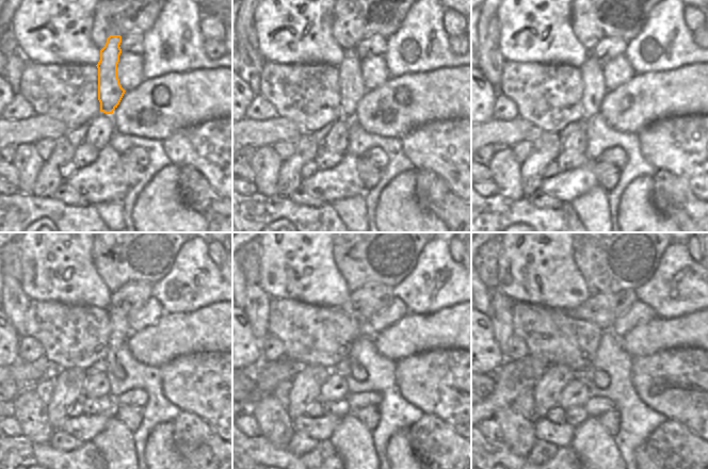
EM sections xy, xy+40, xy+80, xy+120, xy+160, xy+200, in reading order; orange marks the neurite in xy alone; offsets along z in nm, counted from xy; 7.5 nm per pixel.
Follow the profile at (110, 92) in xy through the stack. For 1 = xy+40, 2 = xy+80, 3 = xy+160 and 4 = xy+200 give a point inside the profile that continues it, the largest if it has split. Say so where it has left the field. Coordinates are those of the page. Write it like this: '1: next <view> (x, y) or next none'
1: next xy+40 (352, 87)
2: next xy+80 (595, 90)
3: next xy+160 (358, 372)
4: next xy+200 (600, 377)

